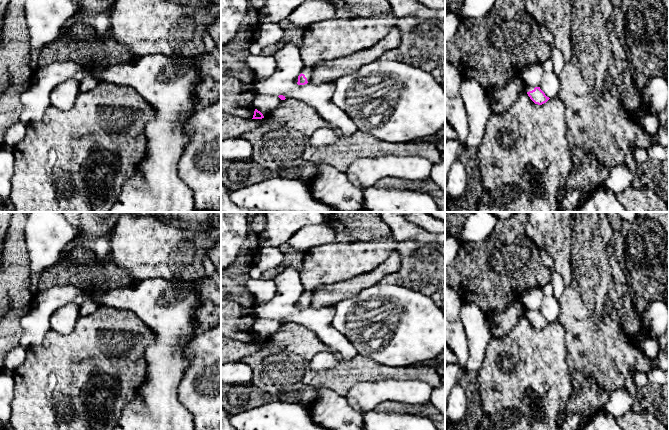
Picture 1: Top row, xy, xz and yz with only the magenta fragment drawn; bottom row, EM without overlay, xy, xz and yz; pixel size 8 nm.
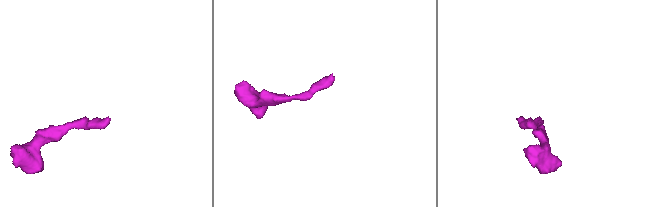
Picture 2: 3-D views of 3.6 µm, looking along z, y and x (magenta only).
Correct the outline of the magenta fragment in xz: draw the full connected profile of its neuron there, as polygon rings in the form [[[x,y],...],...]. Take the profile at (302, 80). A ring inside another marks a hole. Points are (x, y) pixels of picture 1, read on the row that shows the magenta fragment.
[[[391,13],[375,17],[327,19],[311,24],[305,29],[299,48],[304,67],[297,84],[309,83],[314,67],[319,63],[346,57],[376,45],[397,27],[398,19]]]

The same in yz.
[[[521,76],[509,79],[502,87],[488,89],[487,96],[493,113],[504,113],[512,107],[521,93],[527,93],[530,99],[538,105],[546,103],[550,98],[540,89],[525,83]]]

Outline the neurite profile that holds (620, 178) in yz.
[[[625,163],[615,166],[610,172],[604,186],[616,194],[624,192],[632,186],[633,176]]]

